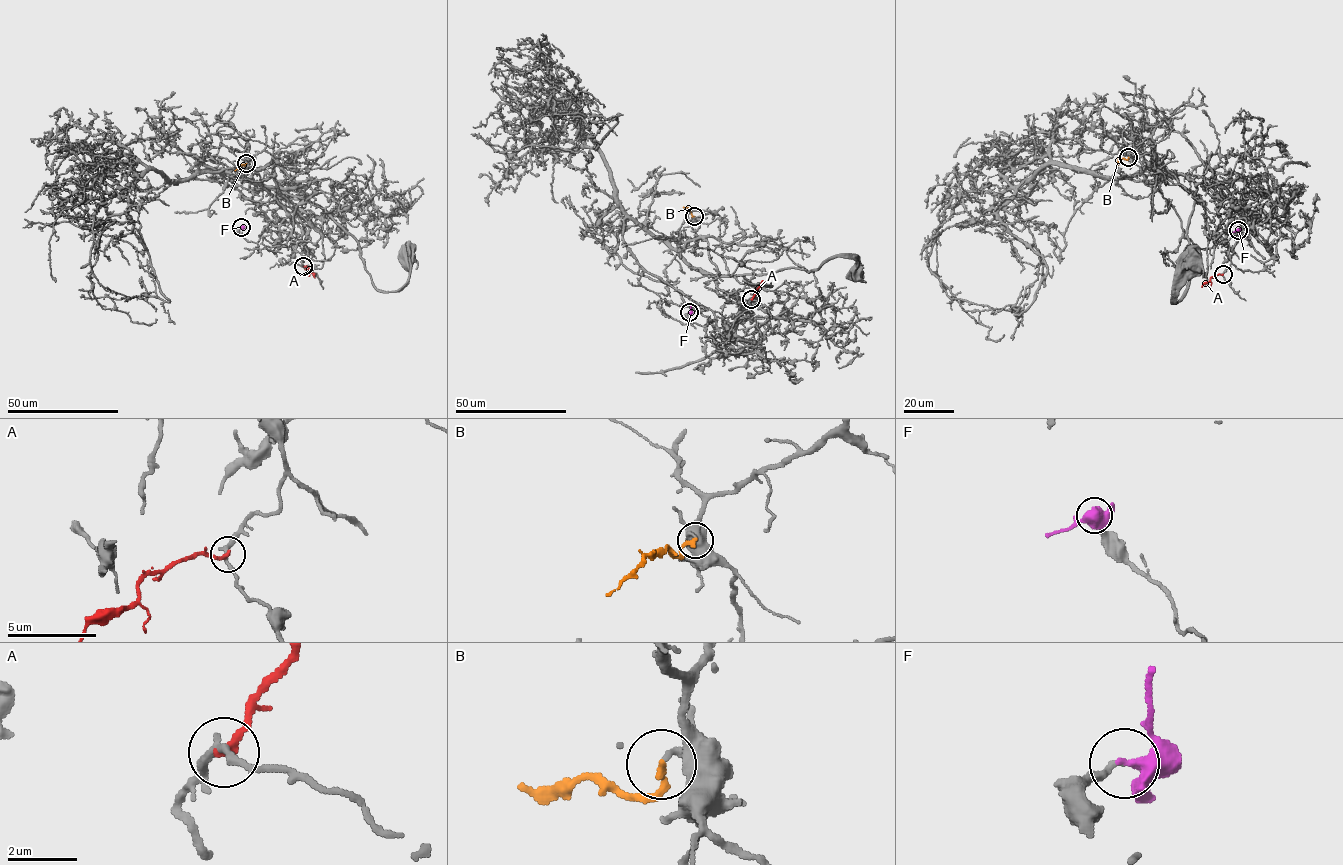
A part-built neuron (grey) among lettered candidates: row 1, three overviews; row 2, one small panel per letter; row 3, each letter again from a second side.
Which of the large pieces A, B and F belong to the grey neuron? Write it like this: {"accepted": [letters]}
{"accepted": []}

